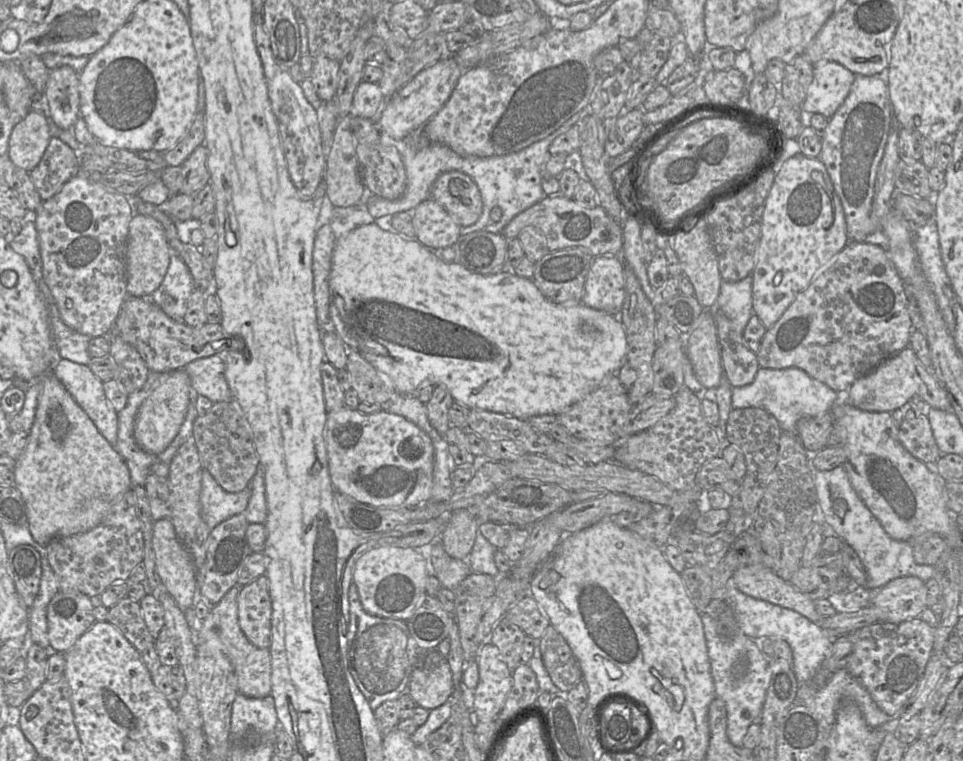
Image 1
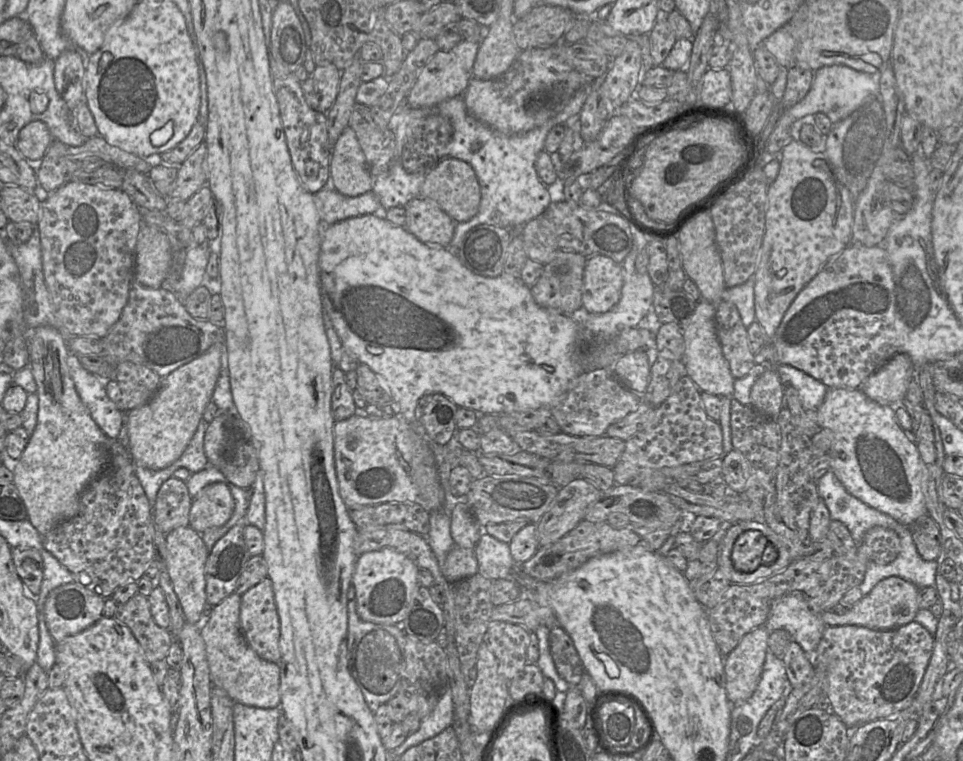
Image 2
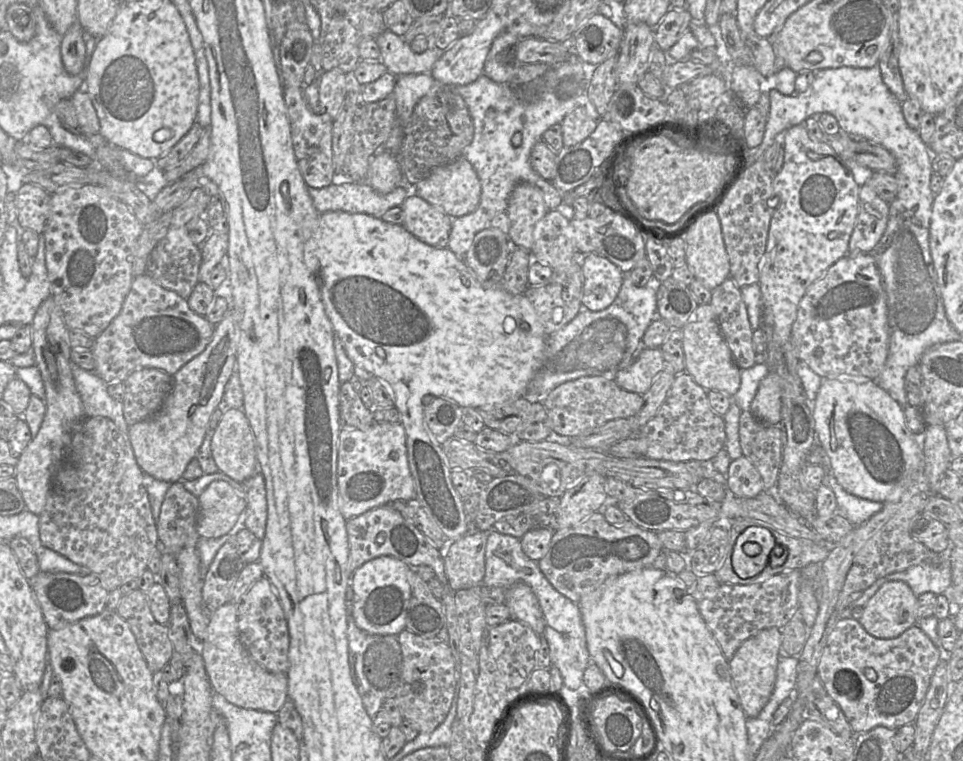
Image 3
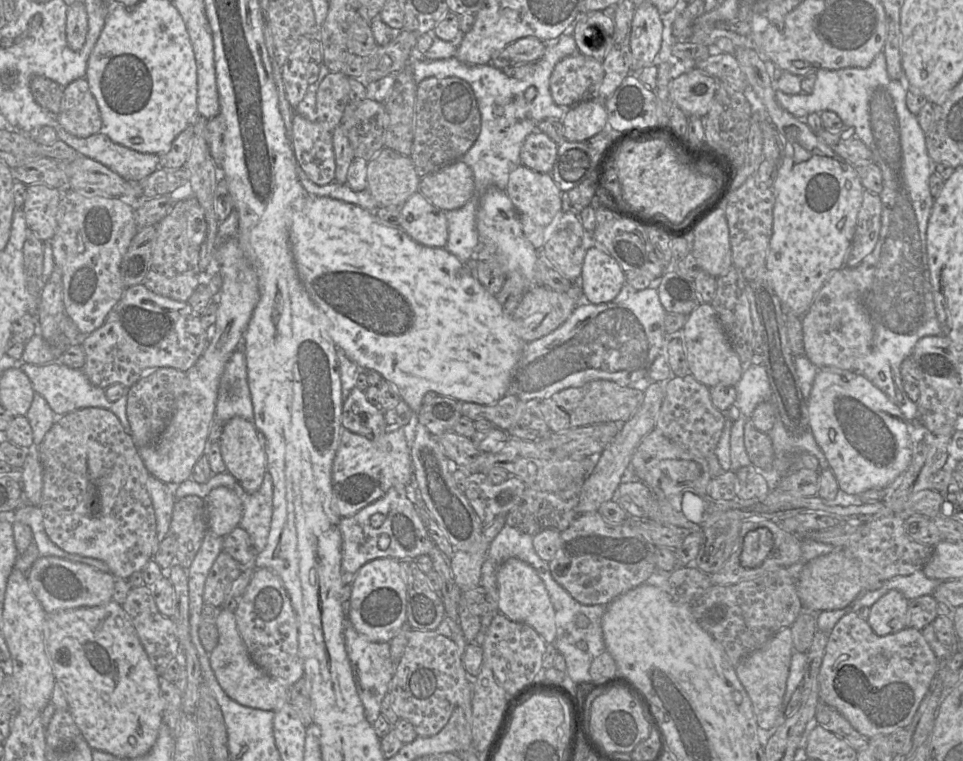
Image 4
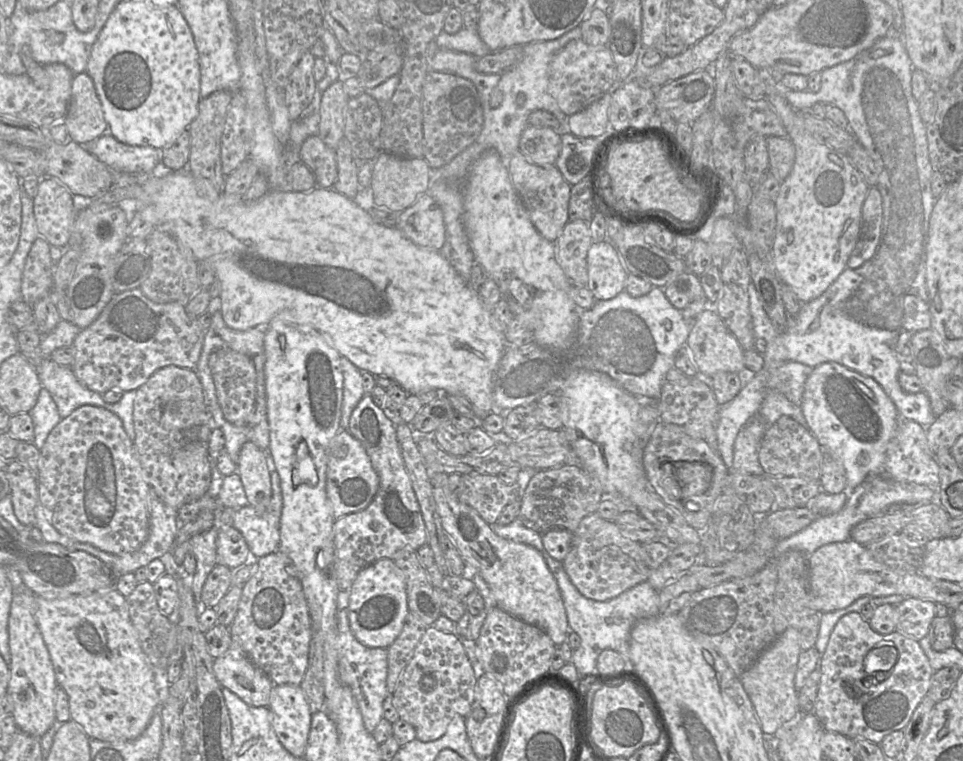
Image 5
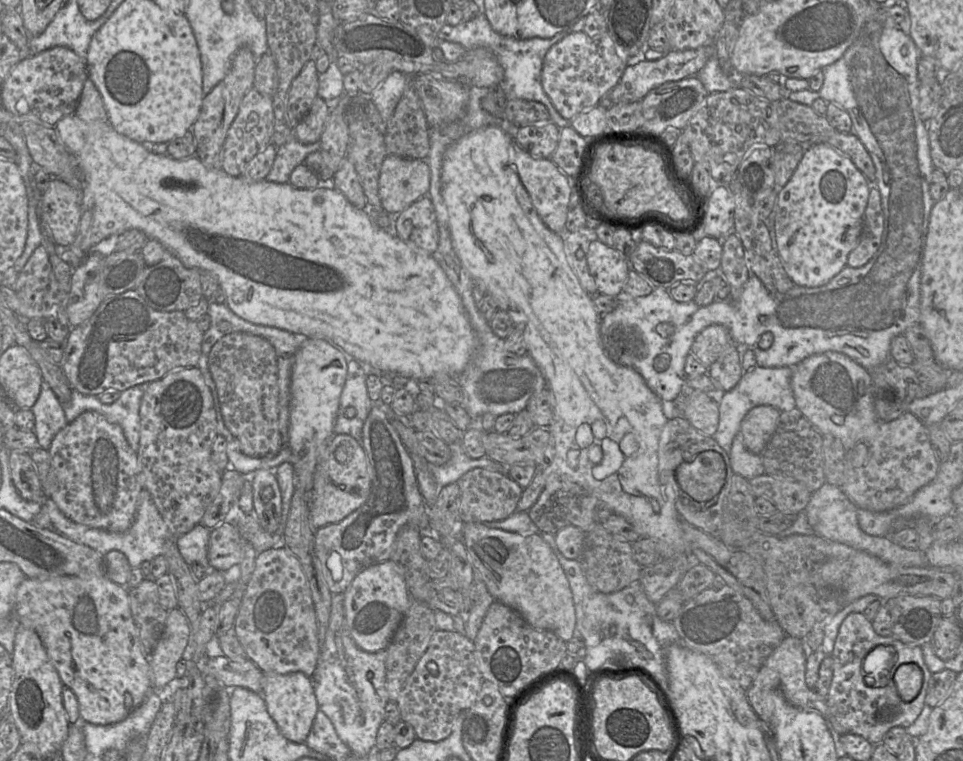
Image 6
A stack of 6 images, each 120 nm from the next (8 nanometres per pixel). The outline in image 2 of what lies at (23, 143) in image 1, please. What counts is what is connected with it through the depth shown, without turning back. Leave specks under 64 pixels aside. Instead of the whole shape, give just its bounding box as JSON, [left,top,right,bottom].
[15,120,53,164]

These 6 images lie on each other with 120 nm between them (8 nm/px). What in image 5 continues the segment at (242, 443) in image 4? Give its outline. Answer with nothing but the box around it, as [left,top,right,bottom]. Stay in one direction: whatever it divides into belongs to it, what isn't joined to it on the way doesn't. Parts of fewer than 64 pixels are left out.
[237,442,272,511]

